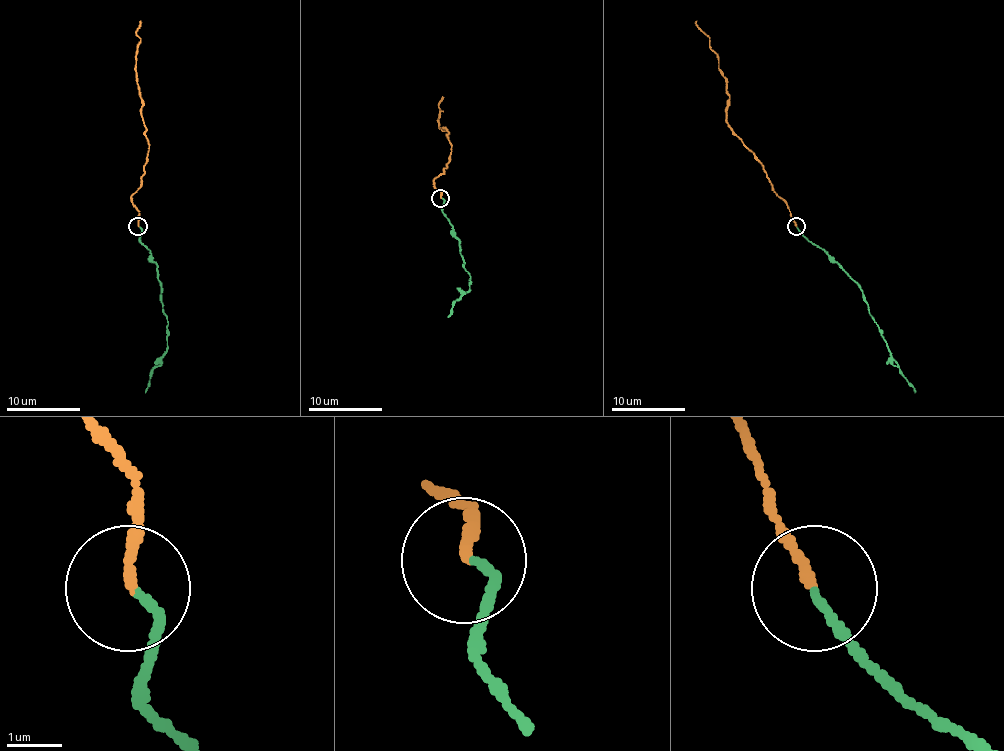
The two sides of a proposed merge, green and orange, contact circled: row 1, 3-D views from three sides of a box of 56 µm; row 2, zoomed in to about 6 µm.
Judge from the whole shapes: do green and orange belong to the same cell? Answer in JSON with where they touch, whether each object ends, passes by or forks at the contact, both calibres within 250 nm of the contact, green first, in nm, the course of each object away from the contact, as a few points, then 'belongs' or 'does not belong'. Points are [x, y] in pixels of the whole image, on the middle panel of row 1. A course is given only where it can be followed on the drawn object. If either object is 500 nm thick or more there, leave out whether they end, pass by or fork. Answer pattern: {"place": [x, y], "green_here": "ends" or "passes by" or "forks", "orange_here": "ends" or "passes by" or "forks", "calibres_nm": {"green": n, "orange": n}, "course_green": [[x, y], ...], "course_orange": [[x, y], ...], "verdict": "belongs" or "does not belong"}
{"place": [440, 198], "green_here": "ends", "orange_here": "ends", "calibres_nm": {"green": 140, "orange": 160}, "course_green": [[441, 197], [469, 274], [469, 289], [454, 302], [447, 316]], "course_orange": [[440, 197], [441, 192], [434, 181], [449, 161], [451, 142], [438, 120], [443, 111], [438, 104], [443, 98]], "verdict": "belongs"}

